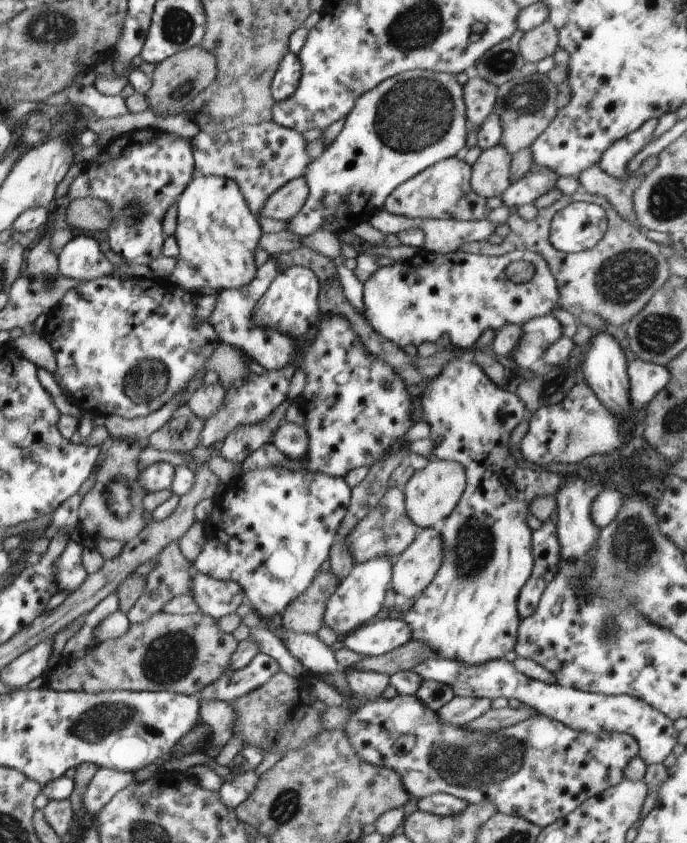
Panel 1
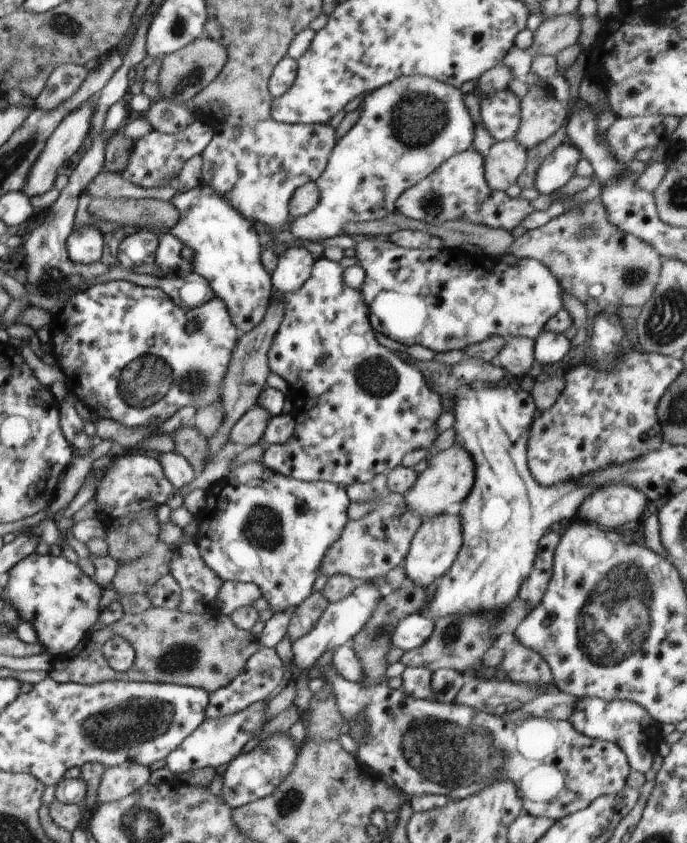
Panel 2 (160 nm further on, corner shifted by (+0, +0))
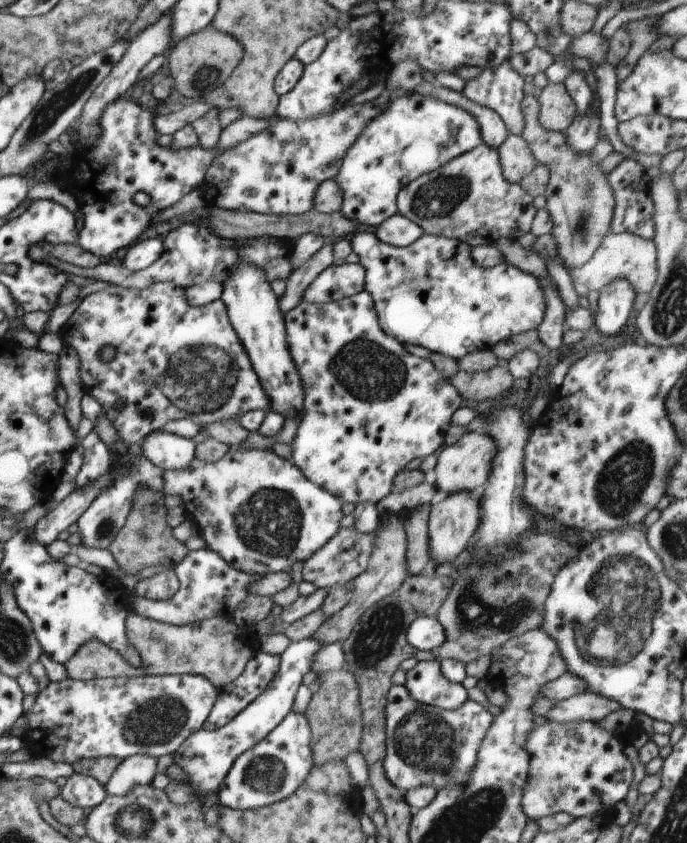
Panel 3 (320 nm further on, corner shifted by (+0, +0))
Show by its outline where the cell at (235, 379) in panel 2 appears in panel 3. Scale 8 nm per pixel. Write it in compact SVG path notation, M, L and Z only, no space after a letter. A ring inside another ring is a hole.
M327 241L303 263L300 263L287 278L287 289L284 296L279 298L281 313L286 314L291 308L298 306L303 300L303 292L307 286L325 269L332 265L335 256L333 241Z

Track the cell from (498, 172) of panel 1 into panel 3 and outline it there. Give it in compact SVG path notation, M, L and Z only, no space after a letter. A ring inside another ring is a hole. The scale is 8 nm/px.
M514 133L506 137L498 152L504 178L512 184L520 184L521 180L528 176L538 164L528 143Z

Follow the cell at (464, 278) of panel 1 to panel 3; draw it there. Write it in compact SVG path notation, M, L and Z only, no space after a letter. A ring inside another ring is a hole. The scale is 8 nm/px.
M361 229L348 239L365 268L364 288L372 297L380 328L403 345L420 345L457 361L472 352L492 350L496 343L514 335L537 330L543 321L545 296L539 280L508 263L489 269L476 266L471 246L464 241L422 233L412 244L397 247L382 242L373 229Z

